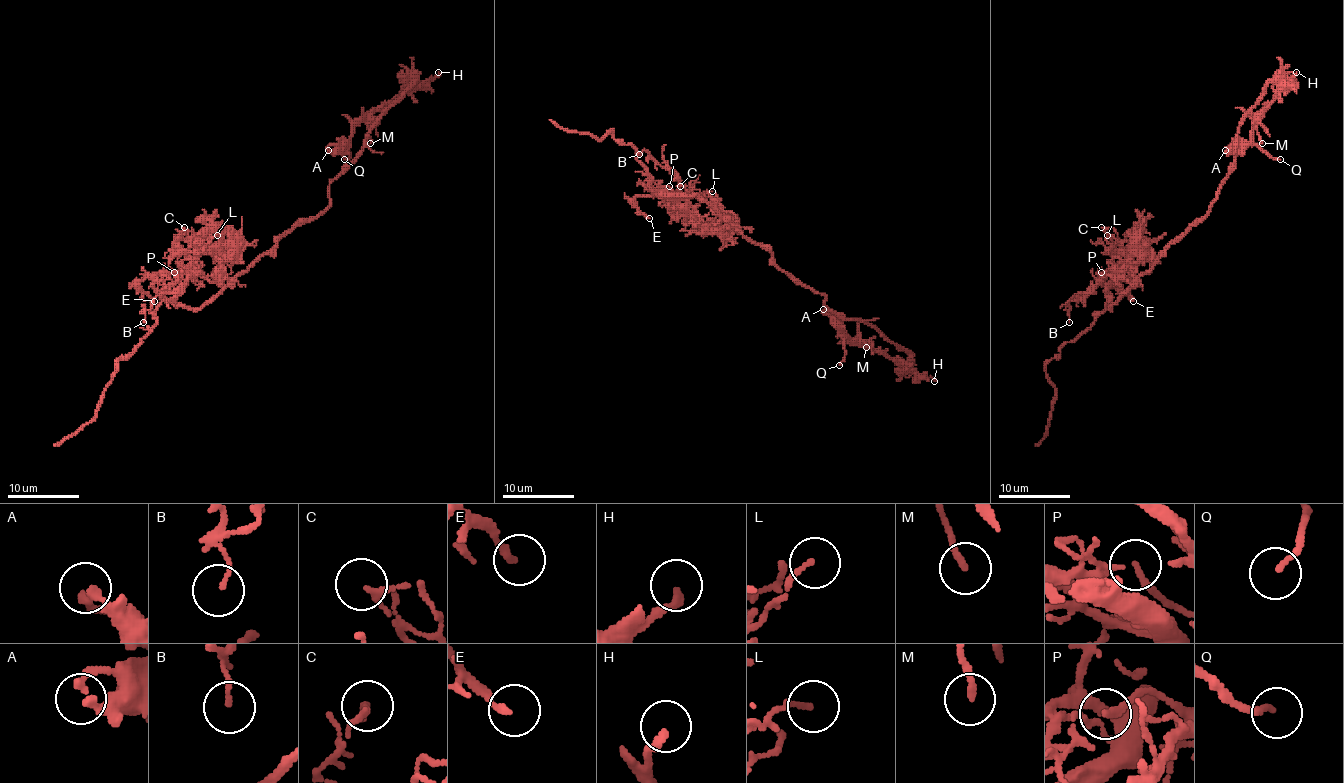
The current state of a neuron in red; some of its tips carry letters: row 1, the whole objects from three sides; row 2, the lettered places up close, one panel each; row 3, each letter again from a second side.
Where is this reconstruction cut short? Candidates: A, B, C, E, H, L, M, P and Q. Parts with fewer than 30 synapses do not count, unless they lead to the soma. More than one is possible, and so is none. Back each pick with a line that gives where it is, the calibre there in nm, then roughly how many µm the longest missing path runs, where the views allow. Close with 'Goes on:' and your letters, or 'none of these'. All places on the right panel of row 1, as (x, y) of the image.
Goes on: none of these

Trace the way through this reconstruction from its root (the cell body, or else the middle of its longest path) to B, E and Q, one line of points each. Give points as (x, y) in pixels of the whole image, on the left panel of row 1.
B: (277, 242), (226, 285), (213, 283), (200, 272), (195, 272), (172, 292), (159, 294), (145, 311), (143, 322)
E: (277, 242), (226, 285), (213, 283), (200, 272), (163, 270), (158, 277), (143, 277), (140, 286), (154, 301)
Q: (277, 242), (329, 204), (329, 184), (362, 150), (370, 125), (413, 82), (354, 127), (344, 159)

